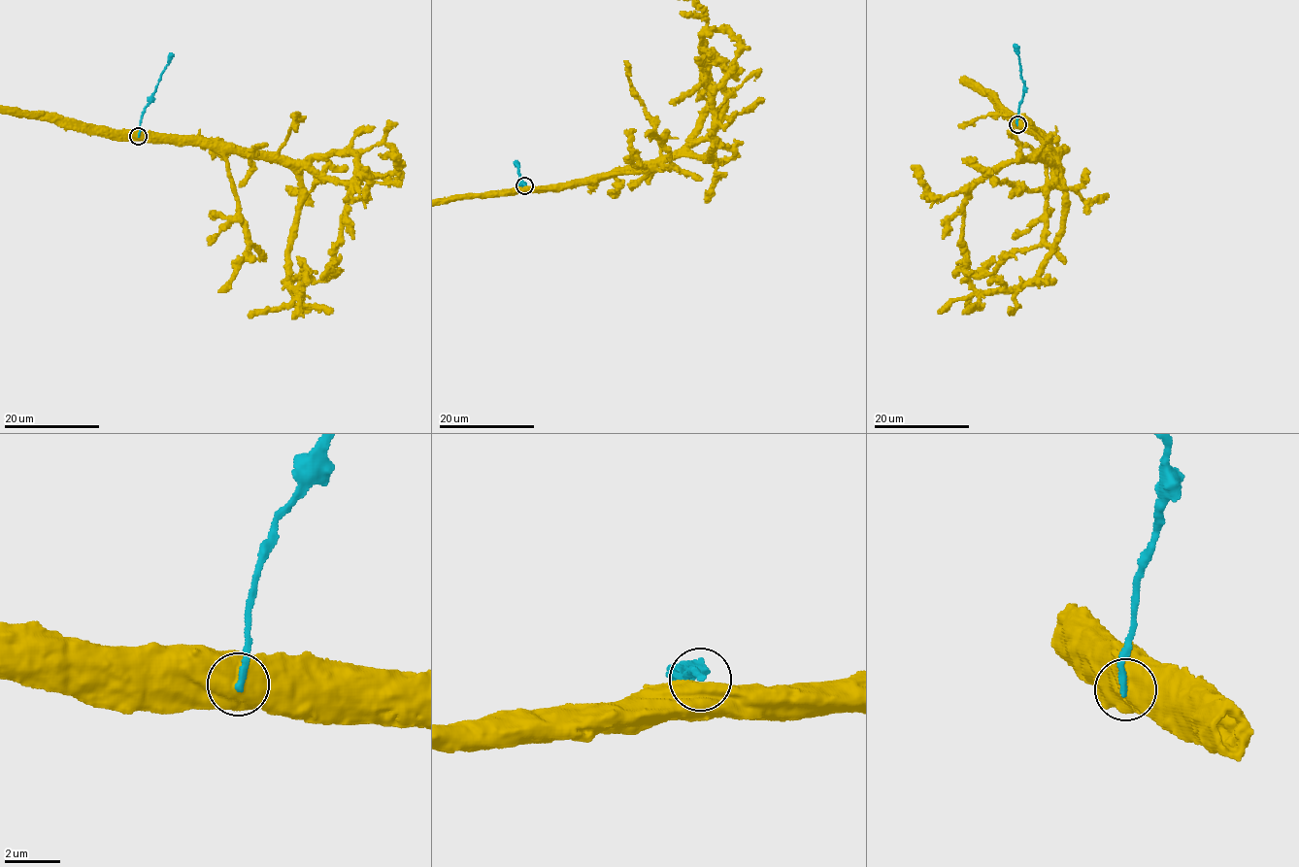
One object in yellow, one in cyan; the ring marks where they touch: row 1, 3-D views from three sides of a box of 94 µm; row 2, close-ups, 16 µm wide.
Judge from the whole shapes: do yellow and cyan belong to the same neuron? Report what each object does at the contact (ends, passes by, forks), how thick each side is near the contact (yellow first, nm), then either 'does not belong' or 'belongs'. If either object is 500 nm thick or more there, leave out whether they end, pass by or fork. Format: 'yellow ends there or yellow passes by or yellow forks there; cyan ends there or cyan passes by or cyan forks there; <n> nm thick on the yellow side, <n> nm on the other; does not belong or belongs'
800 nm thick on the yellow side, 220 nm on the other; does not belong

